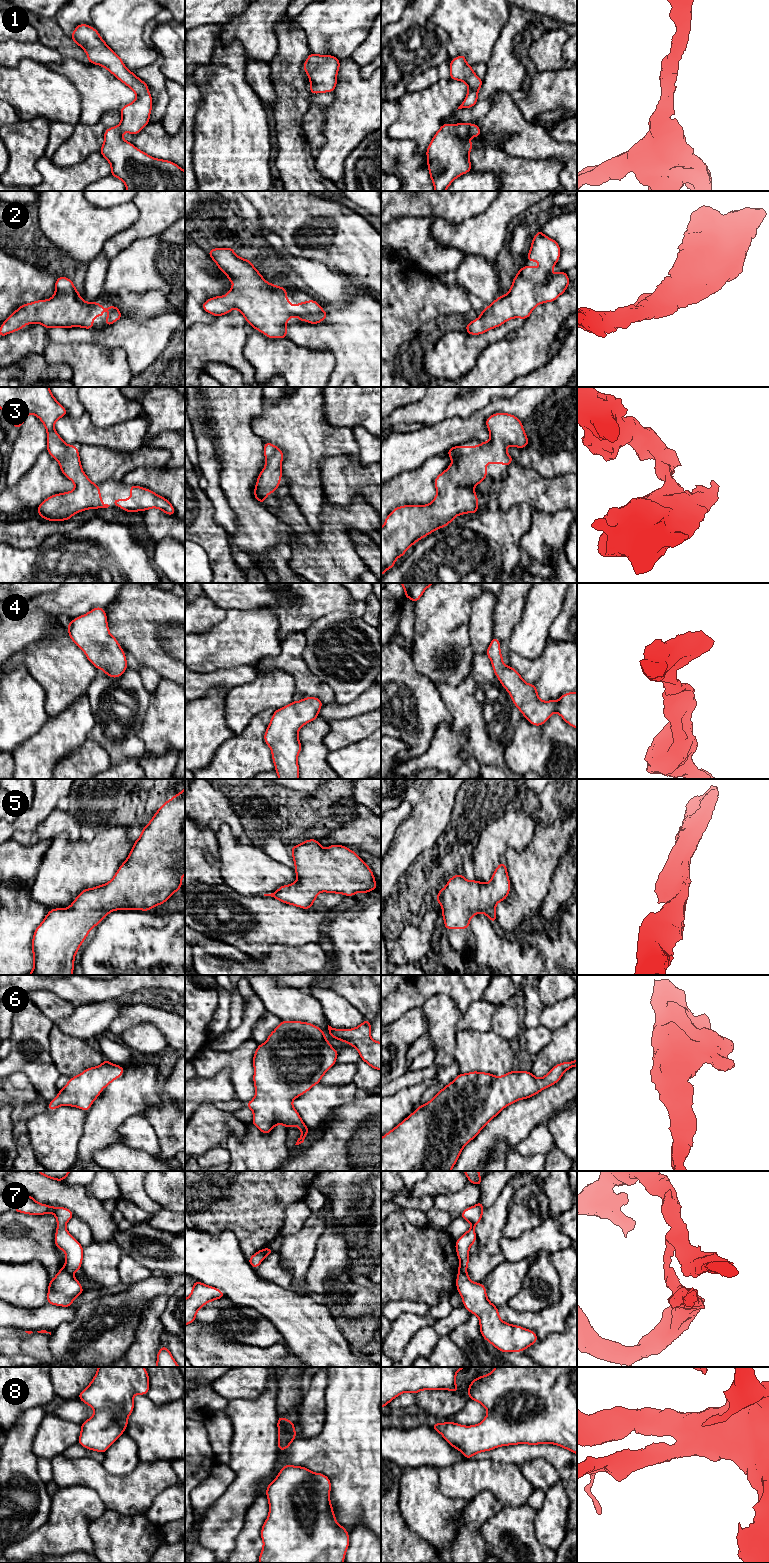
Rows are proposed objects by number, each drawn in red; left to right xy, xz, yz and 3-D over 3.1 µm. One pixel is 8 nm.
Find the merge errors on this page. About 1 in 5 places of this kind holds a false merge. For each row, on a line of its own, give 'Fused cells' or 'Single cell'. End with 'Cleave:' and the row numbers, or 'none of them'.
1: Single cell
2: Single cell
3: Single cell
4: Single cell
5: Single cell
6: Single cell
7: Fused cells
8: Single cell
Cleave: 7

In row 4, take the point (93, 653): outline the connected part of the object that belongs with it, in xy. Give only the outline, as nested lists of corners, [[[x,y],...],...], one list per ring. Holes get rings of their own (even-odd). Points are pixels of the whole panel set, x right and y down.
[[[96,607],[90,612],[71,620],[68,624],[68,633],[72,641],[84,651],[87,659],[97,668],[101,668],[106,676],[117,678],[128,668],[126,655],[108,628],[107,616],[102,607]]]

